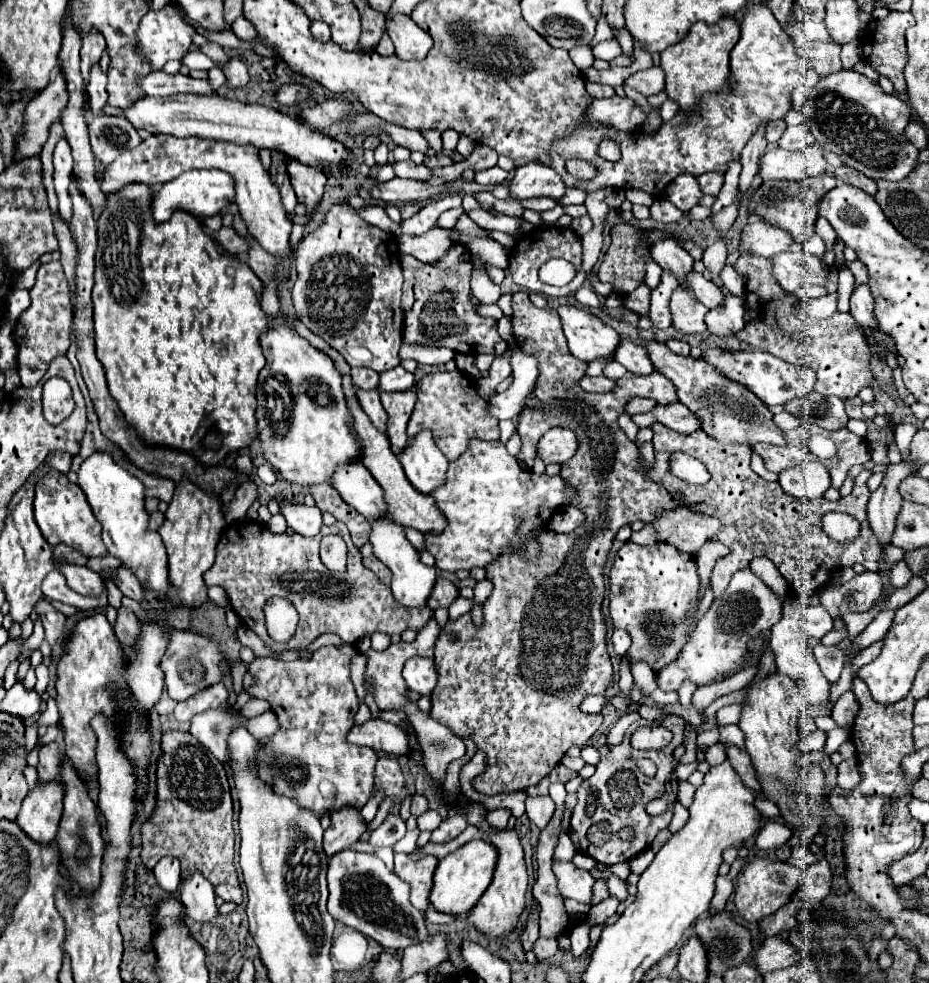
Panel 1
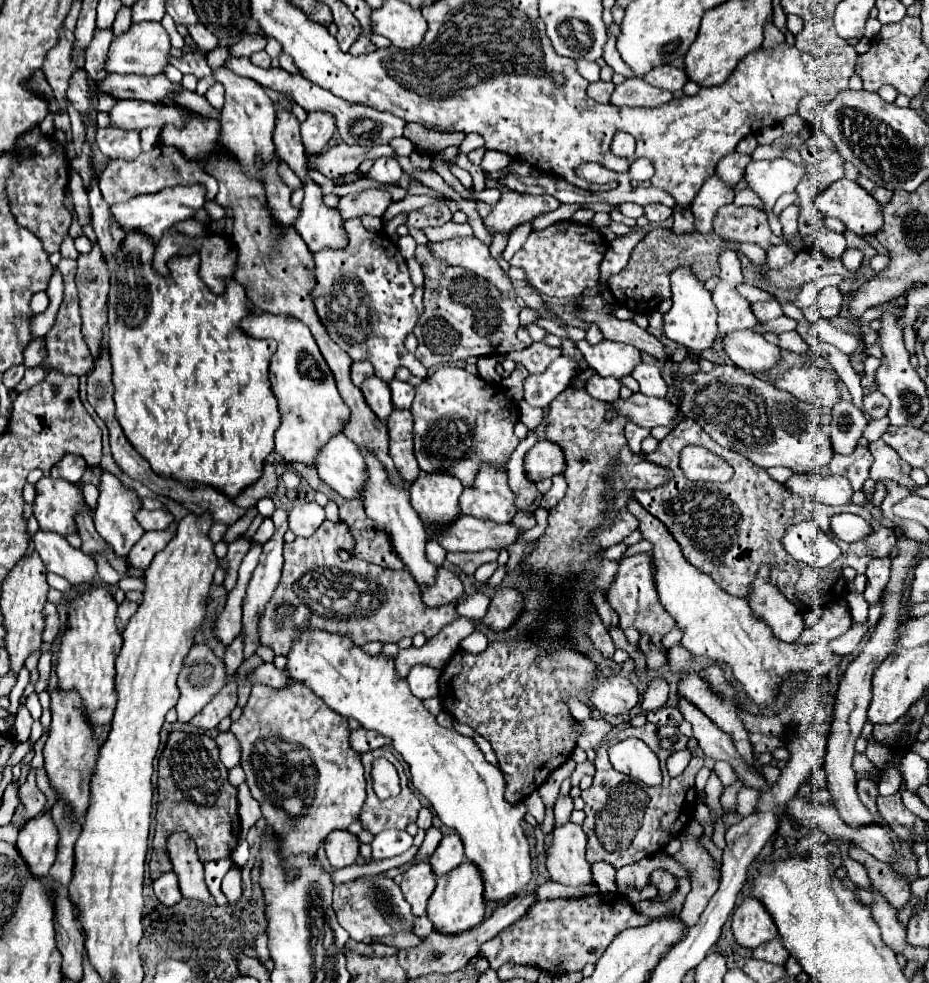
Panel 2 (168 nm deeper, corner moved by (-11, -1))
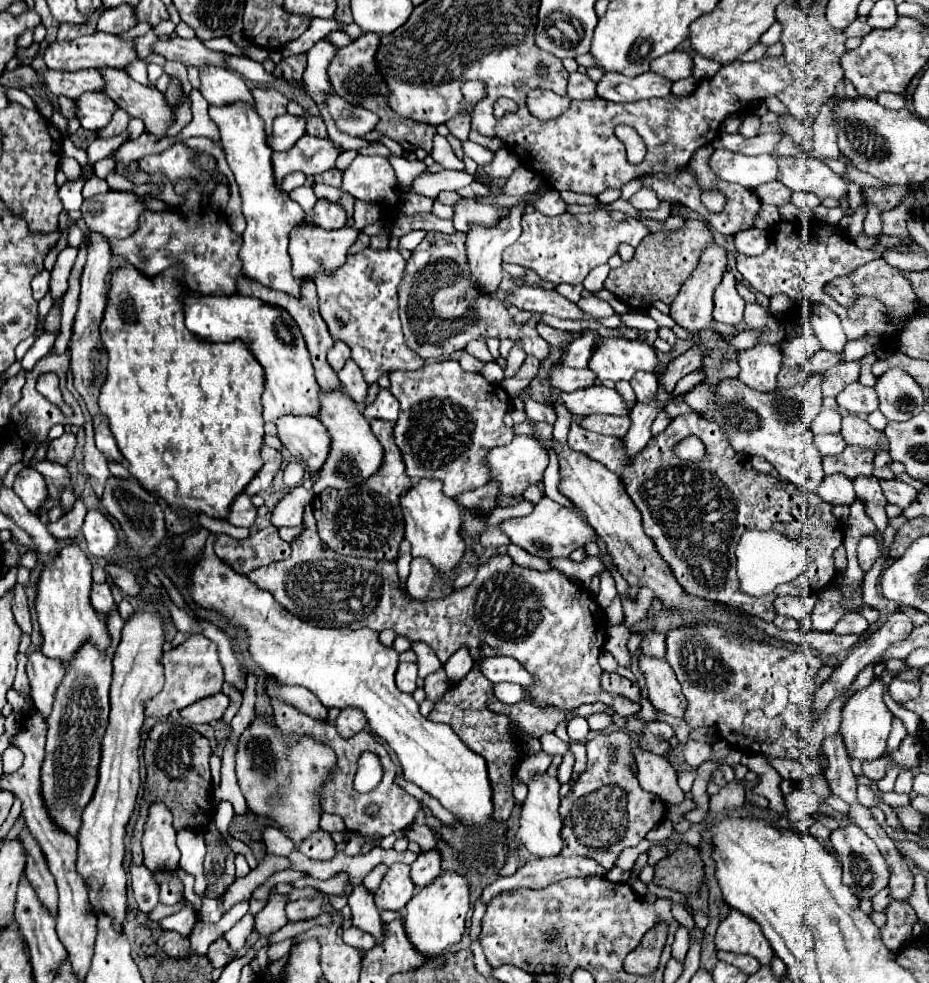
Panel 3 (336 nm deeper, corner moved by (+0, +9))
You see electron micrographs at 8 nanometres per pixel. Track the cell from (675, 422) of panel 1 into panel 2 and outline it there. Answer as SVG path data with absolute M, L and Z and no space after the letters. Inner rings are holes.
M632 394L628 400L616 400L612 402L612 412L608 412L606 418L610 418L614 412L630 416L634 424L654 428L654 426L670 426L678 420L680 408L674 408L666 398L658 400L646 394Z

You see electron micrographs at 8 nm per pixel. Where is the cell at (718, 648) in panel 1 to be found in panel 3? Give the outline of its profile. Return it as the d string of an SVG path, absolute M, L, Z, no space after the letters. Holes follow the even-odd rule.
M777 616L773 620L773 624L777 628L781 628L781 630L797 630L797 628L801 628L801 622L795 620L795 618L789 618L789 616Z

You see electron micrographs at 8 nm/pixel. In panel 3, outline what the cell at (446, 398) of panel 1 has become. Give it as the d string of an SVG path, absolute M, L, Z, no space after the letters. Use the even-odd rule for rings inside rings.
M433 362L419 370L395 370L389 374L391 394L401 404L401 414L395 424L395 444L401 450L405 472L409 478L435 478L443 482L443 494L457 496L467 490L481 488L489 482L489 468L485 466L487 450L495 446L509 444L513 440L513 430L505 426L503 416L509 410L509 396L501 386L489 384L483 376L465 372L459 362Z

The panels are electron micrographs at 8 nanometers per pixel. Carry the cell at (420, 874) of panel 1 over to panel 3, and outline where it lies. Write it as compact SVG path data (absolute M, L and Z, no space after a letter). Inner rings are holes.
M393 864L383 876L379 890L375 892L375 906L381 910L399 912L411 900L413 892L415 892L415 884L409 878L409 866Z

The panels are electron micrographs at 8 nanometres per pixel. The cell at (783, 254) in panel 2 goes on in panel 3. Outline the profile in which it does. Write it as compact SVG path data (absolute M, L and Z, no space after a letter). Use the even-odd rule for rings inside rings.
M751 228L751 230L743 230L735 234L735 248L741 254L747 256L759 256L769 248L771 240L769 240L769 232L767 230L759 230L759 228Z

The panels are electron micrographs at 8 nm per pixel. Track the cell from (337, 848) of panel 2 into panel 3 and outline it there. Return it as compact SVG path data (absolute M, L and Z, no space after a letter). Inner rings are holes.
M313 832L299 844L299 852L303 852L311 860L329 860L335 856L335 842L329 832Z

